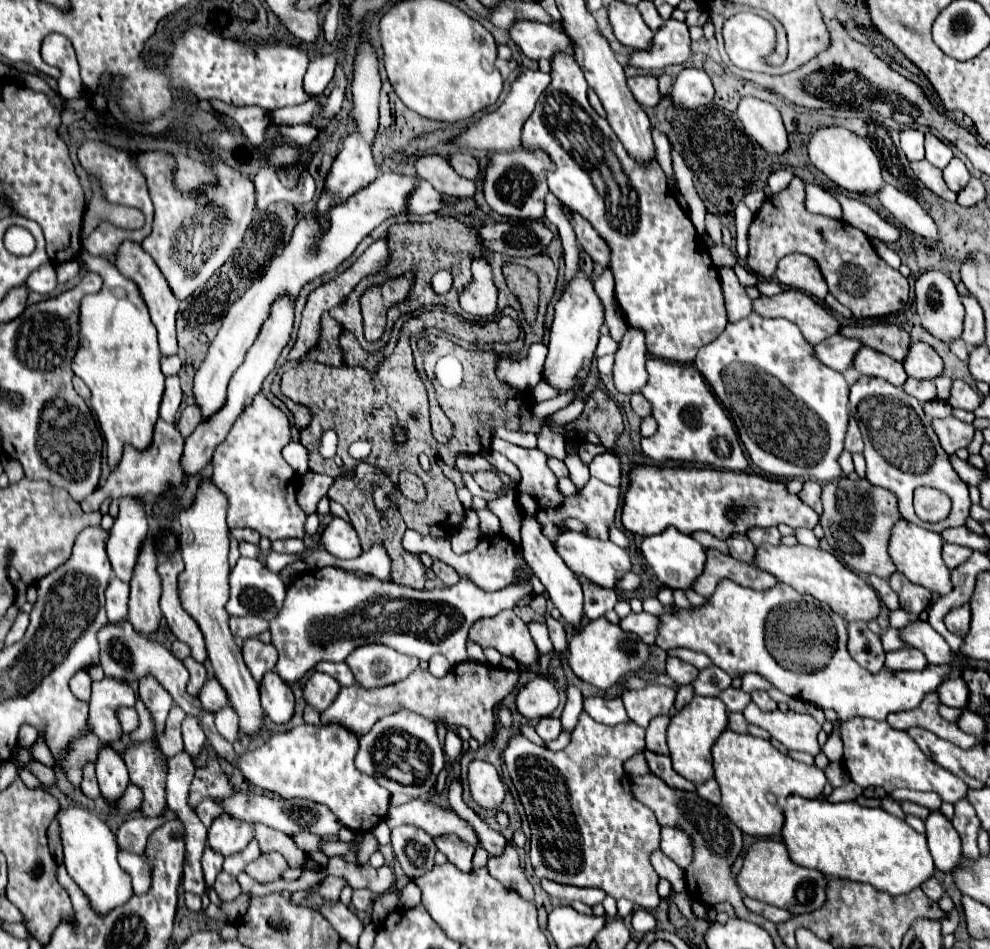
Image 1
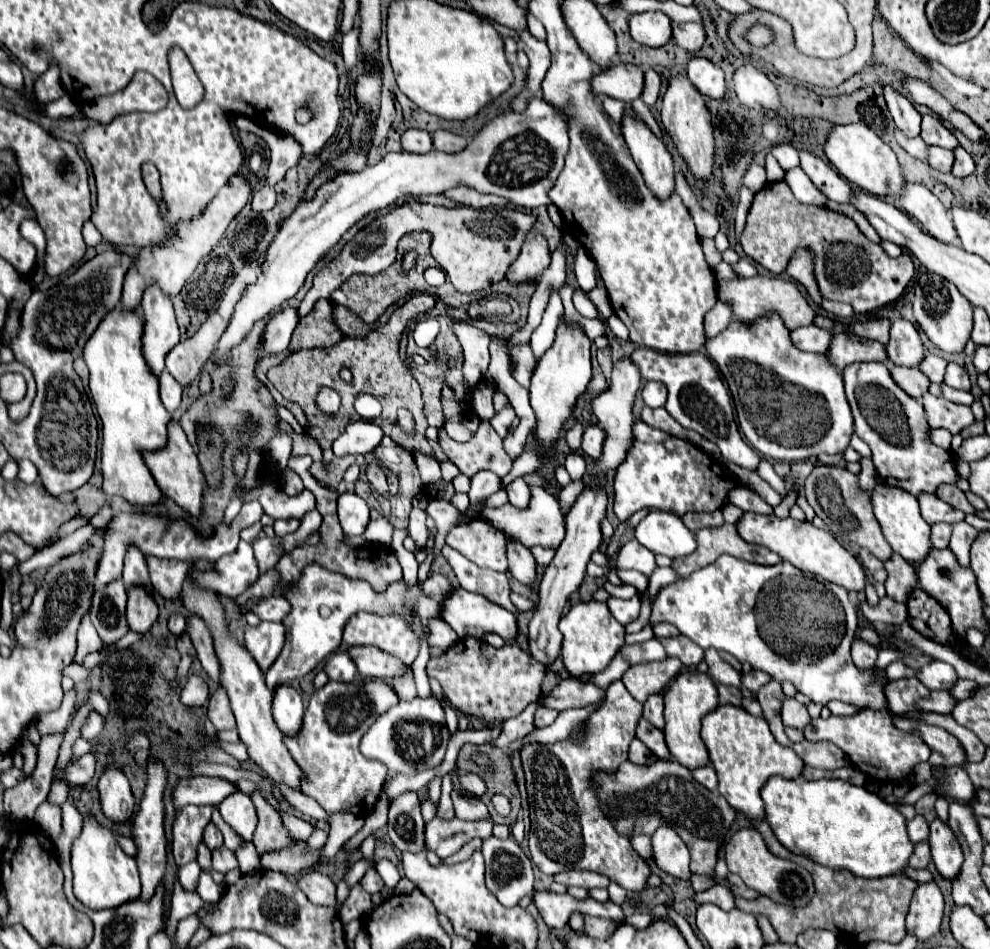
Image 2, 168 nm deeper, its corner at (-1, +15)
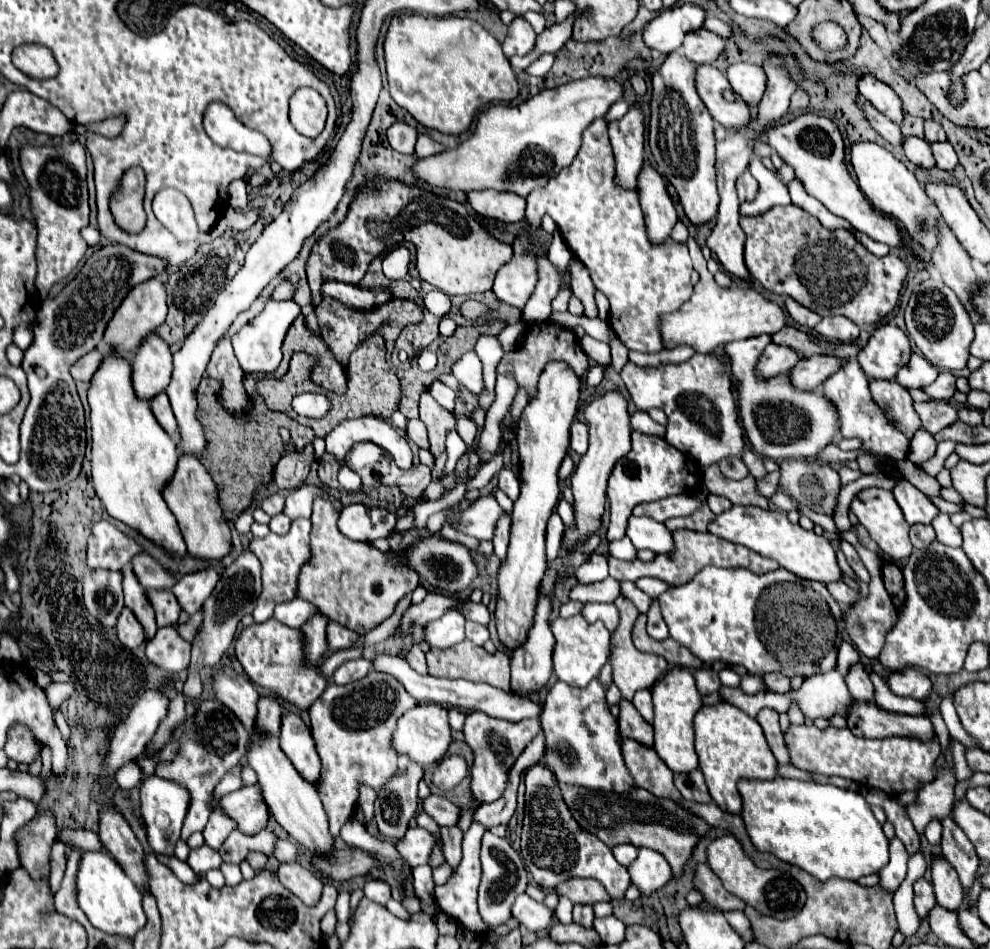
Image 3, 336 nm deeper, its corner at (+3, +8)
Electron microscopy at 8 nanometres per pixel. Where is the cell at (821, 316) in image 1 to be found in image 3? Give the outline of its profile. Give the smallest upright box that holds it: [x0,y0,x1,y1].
[658,238,784,352]

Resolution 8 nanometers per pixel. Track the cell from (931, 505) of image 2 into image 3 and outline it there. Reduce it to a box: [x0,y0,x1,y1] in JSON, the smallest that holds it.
[892,480,938,524]

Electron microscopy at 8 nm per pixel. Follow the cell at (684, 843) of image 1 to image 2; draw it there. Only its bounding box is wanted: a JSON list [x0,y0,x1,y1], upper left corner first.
[652,825,692,881]

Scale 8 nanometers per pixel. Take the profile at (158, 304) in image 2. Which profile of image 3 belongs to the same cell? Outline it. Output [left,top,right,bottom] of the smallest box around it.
[132,334,172,400]

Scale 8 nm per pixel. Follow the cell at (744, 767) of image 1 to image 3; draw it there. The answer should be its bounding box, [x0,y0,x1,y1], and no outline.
[694,702,776,814]

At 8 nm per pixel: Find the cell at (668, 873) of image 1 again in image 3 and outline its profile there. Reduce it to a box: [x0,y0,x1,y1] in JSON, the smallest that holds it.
[612,844,638,866]

